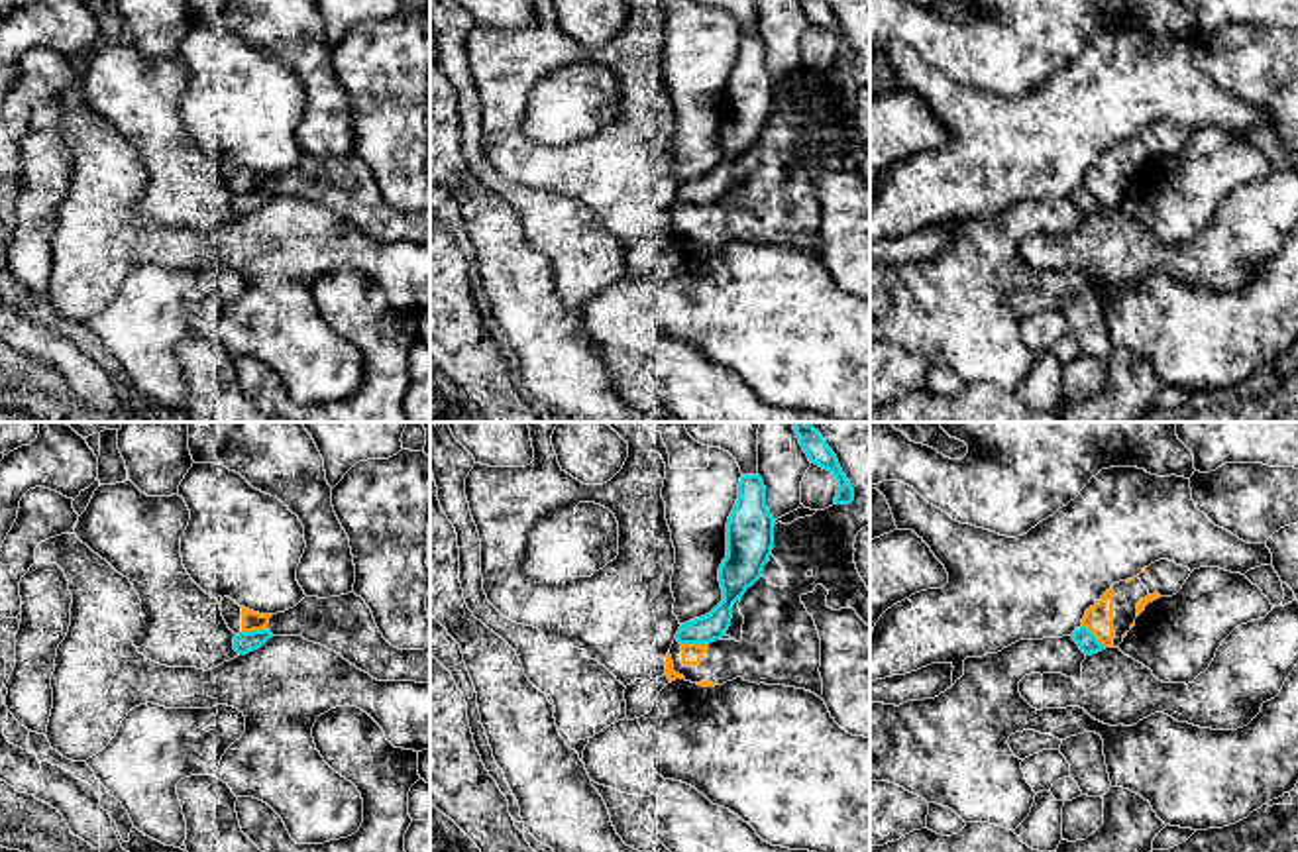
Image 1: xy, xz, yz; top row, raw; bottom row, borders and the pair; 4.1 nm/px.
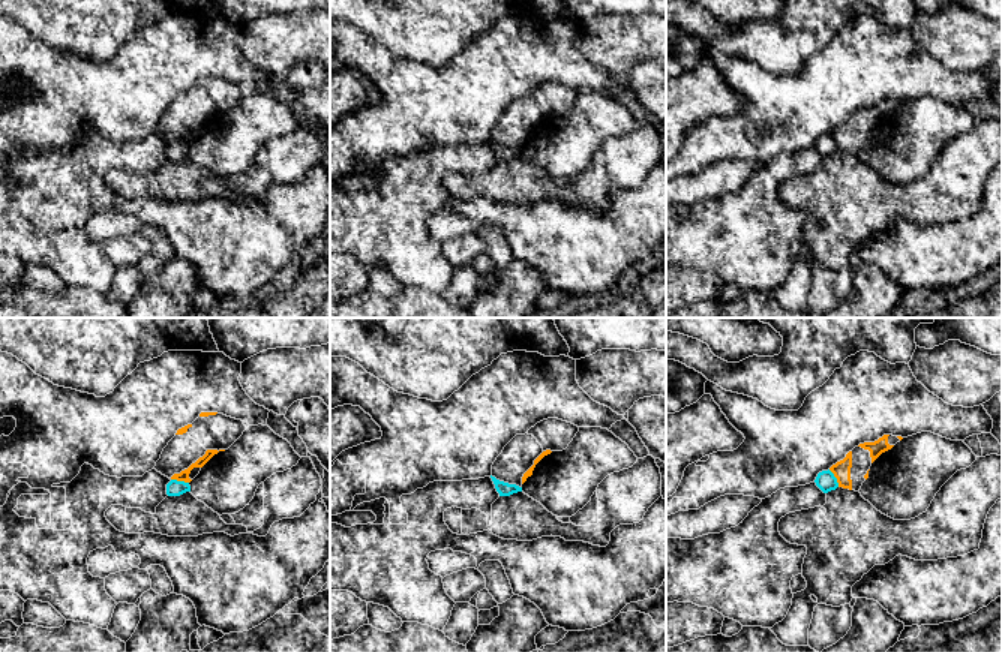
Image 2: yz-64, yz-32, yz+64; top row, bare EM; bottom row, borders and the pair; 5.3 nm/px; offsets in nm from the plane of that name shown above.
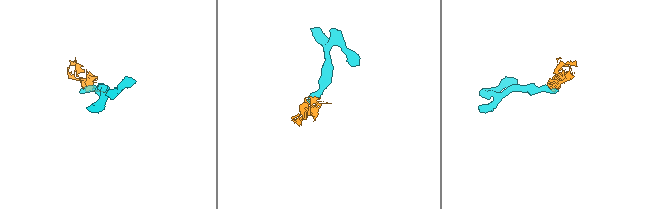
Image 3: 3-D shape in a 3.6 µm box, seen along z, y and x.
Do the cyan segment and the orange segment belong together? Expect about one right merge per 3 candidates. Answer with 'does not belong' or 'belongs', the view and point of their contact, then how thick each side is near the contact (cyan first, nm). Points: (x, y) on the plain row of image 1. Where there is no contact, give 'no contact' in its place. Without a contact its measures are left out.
does not belong; meets cyan in xz at (696, 203); 120 nm thick on the cyan side, 90 nm on the other

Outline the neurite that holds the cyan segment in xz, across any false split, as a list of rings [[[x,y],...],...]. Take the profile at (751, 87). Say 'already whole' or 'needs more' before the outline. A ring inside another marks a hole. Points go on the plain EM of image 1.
already whole; [[[742,35],[738,59],[727,82],[727,118],[719,128],[723,161],[705,177],[679,186],[679,204],[711,204],[730,186],[732,167],[764,132],[774,108],[774,77],[766,67],[762,37]]]

